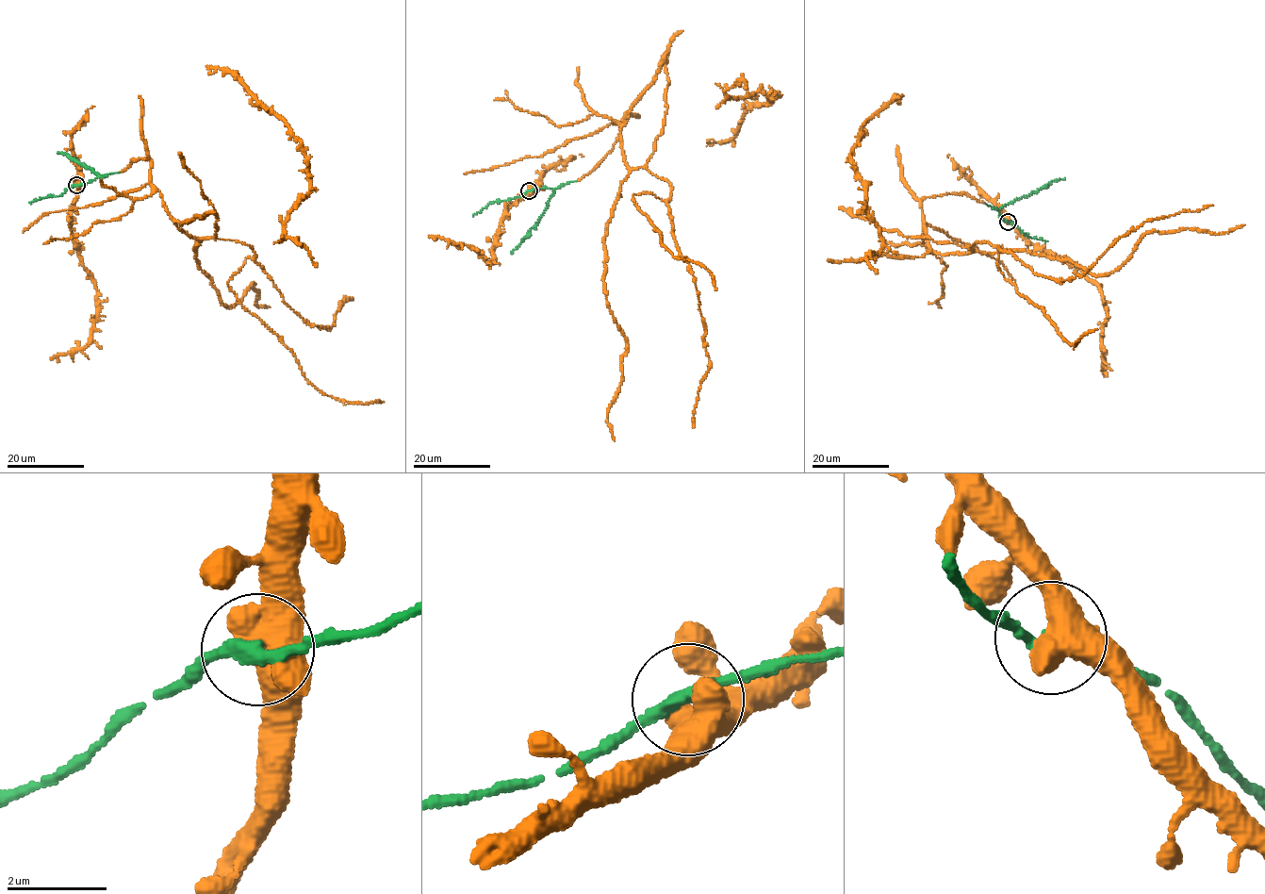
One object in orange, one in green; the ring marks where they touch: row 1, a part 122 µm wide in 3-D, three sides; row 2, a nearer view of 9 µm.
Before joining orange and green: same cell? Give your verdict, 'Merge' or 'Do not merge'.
Merge

